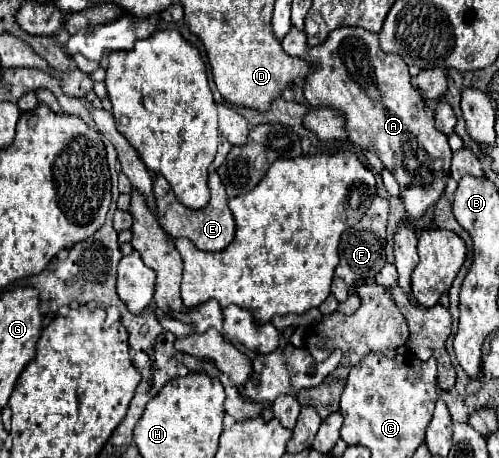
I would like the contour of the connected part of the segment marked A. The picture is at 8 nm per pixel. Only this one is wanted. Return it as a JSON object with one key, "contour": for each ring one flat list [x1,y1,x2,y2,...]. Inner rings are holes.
{"contour":[[293,25,291,31,281,39,281,45,287,55,295,55,309,63,317,63,317,69,305,79,305,87,303,87,303,93,309,105,311,107,329,105,331,109,337,109,337,113,345,117,347,139,359,145,361,149,373,151,383,161,387,171,391,171,397,183,403,187,401,199,407,211,407,221,413,223,421,219,429,209,433,209,445,191,453,151,447,143,447,137,435,127,433,111,425,105,421,93,413,89,411,75,405,61,397,55,381,53,377,35,361,27,339,27,329,33,329,37,325,39,325,45,311,47,307,45,305,31,299,31]]}

